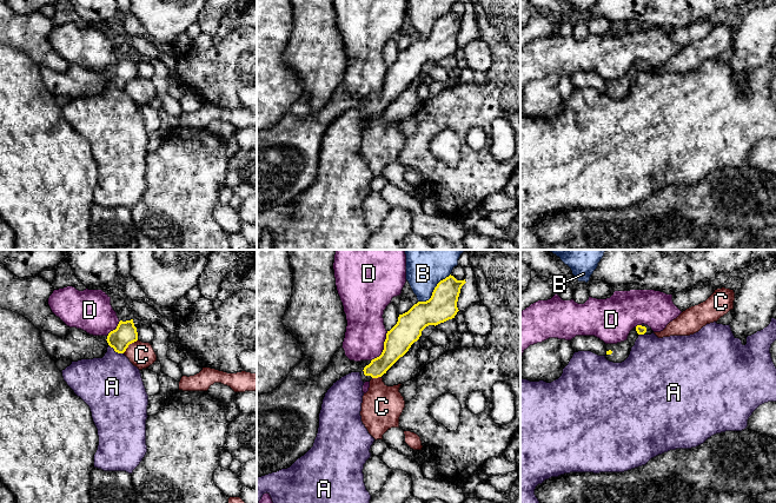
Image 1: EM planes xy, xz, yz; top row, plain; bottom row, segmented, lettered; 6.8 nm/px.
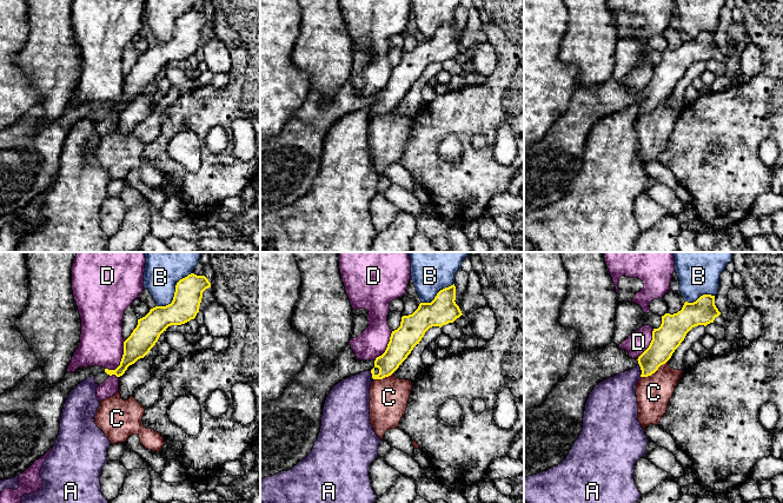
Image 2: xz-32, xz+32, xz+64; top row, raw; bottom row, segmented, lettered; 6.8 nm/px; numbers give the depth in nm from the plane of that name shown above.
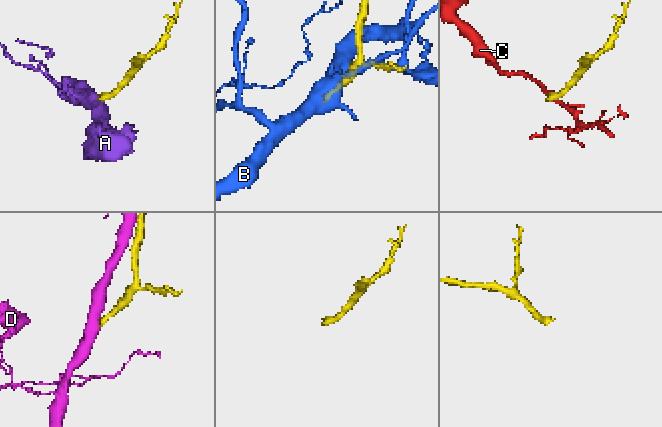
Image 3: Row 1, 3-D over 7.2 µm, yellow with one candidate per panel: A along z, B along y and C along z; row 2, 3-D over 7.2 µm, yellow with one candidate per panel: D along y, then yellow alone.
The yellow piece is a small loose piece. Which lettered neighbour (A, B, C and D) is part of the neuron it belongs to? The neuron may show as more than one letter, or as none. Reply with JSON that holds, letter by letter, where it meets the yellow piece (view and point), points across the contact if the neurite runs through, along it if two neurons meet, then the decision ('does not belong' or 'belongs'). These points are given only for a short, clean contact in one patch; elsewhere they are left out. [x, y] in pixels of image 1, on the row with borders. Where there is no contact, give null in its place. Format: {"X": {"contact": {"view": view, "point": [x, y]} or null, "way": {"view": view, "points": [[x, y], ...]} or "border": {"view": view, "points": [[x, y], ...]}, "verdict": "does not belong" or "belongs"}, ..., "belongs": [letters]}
{"A": {"contact": {"view": "xy", "point": [115, 351]}, "border": {"view": "xy", "points": [[108, 344], [115, 351], [123, 353]]}, "verdict": "does not belong"}, "B": {"contact": {"view": "xz", "point": [433, 290]}, "verdict": "does not belong"}, "C": {"contact": {"view": "xy", "point": [128, 344]}, "verdict": "does not belong"}, "D": {"contact": {"view": "xz", "point": [384, 348]}, "border": {"view": "xz", "points": [[388, 331], [383, 351], [371, 361]]}, "verdict": "does not belong"}, "belongs": []}

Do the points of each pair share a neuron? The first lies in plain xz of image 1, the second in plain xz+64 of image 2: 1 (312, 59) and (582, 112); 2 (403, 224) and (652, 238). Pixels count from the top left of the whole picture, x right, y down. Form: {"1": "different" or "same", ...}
{"1": "different", "2": "same"}

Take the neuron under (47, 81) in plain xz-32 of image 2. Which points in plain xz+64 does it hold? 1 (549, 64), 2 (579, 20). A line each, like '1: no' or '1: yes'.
1: no
2: yes

